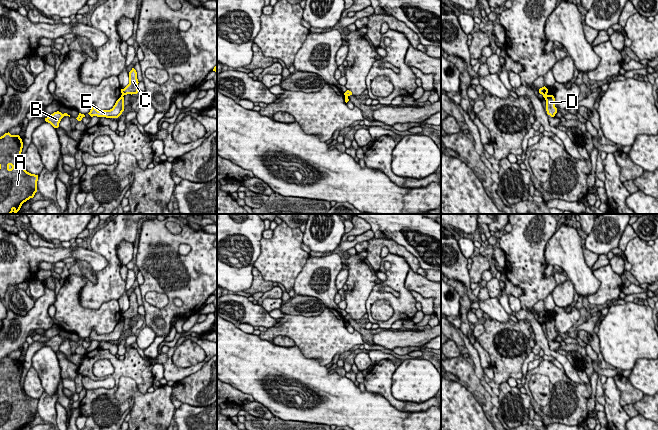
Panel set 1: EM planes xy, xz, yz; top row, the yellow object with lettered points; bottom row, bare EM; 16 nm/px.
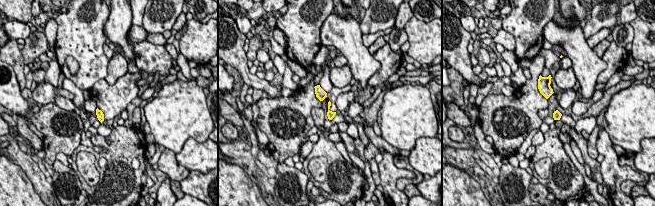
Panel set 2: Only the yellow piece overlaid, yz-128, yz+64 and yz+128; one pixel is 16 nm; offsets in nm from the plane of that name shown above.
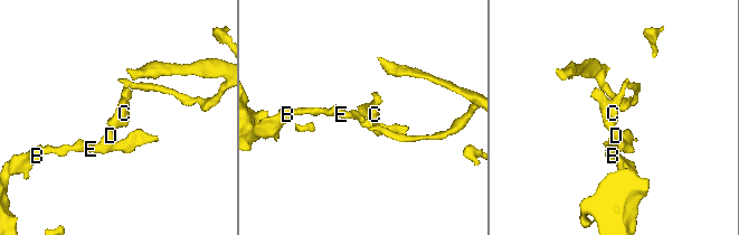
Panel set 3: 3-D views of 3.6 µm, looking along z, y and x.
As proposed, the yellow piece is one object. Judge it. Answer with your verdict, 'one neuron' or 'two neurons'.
two neurons

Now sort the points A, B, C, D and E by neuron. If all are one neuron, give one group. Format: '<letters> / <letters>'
A B D E / C

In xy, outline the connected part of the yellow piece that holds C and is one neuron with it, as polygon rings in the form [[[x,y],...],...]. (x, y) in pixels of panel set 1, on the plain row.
[[[134,292],[129,296],[129,308],[124,312],[121,313],[121,320],[127,318],[137,318],[138,317],[138,303],[137,303],[137,296]]]

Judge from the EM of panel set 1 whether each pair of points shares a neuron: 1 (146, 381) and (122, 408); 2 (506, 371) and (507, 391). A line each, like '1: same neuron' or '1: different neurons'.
1: same neuron
2: different neurons

